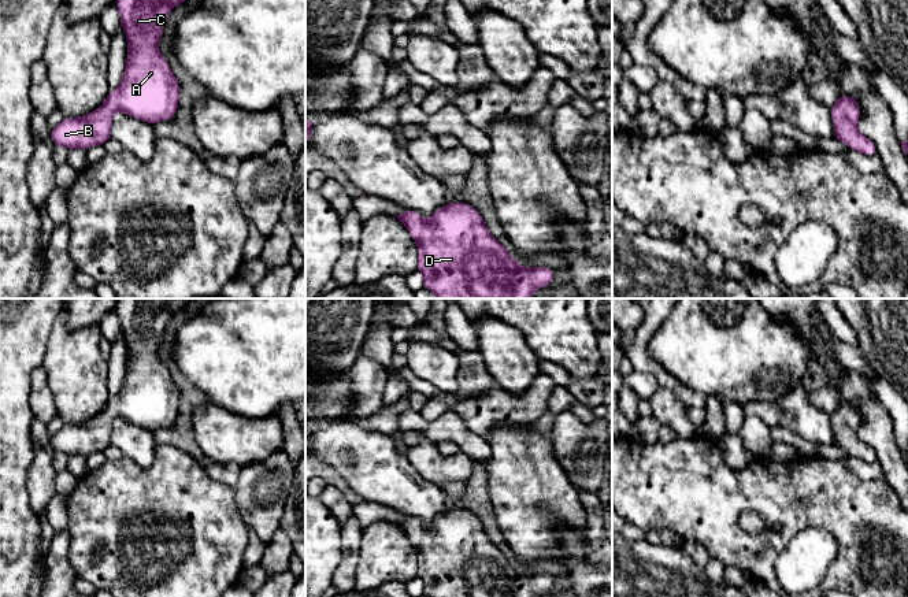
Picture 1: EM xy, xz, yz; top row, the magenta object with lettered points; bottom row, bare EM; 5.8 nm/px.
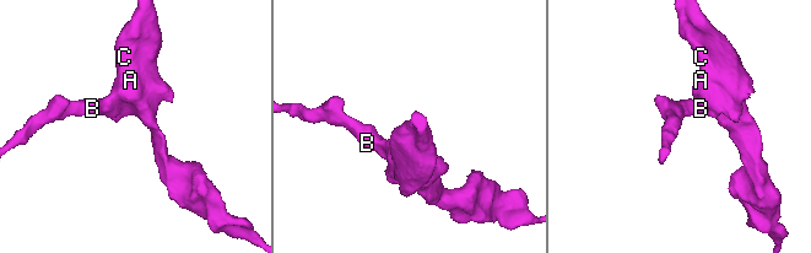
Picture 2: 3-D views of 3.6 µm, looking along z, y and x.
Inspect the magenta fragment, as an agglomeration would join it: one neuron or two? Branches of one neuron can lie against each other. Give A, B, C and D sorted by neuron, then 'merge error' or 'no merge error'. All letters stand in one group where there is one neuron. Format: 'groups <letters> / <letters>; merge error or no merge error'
groups A B C D; no merge error

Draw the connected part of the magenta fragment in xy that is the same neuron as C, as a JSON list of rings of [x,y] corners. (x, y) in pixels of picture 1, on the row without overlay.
[[[119,298],[115,311],[127,345],[127,367],[119,393],[108,398],[104,409],[78,426],[63,424],[59,433],[49,438],[55,452],[67,456],[88,456],[104,452],[111,445],[112,423],[122,418],[136,426],[155,431],[171,427],[179,408],[179,389],[174,383],[166,364],[159,359],[159,348],[170,316],[186,308],[190,298]]]

